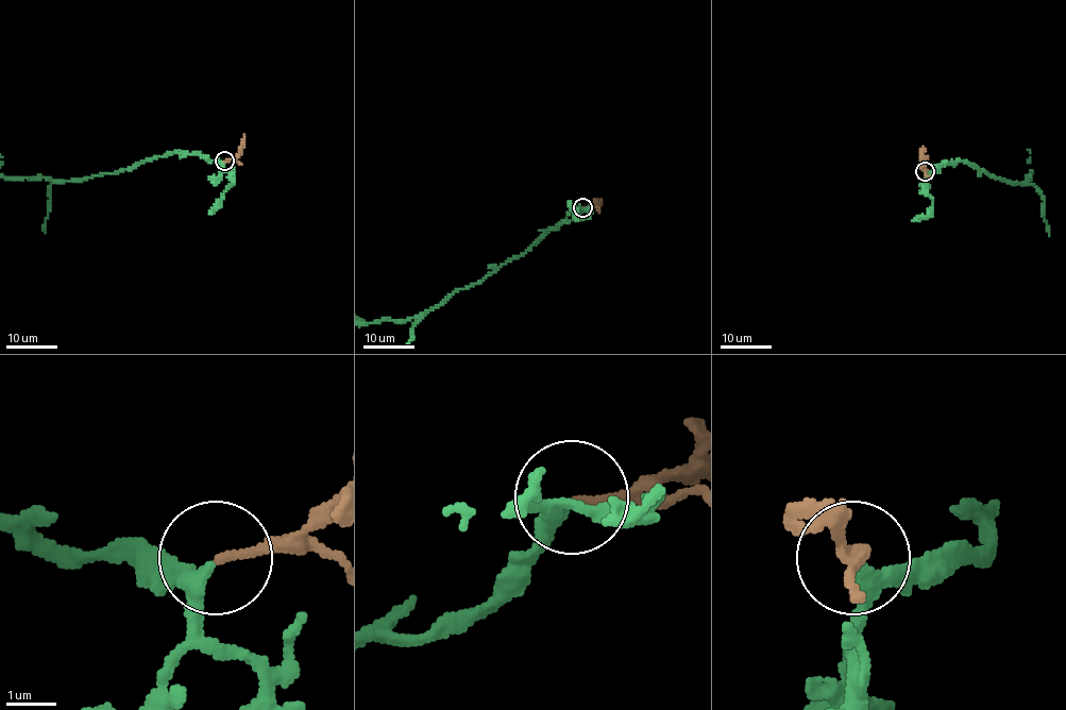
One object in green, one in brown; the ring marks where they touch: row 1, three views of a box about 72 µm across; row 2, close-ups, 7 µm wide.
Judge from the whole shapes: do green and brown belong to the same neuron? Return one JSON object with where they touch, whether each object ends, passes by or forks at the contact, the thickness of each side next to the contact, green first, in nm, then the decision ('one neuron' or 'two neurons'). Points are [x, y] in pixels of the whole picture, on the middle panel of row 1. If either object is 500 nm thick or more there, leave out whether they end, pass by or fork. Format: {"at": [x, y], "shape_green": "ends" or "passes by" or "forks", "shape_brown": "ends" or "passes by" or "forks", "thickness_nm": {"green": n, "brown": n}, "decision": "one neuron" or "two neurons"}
{"at": [582, 207], "shape_green": "passes by", "shape_brown": "ends", "thickness_nm": {"green": 280, "brown": 180}, "decision": "one neuron"}

